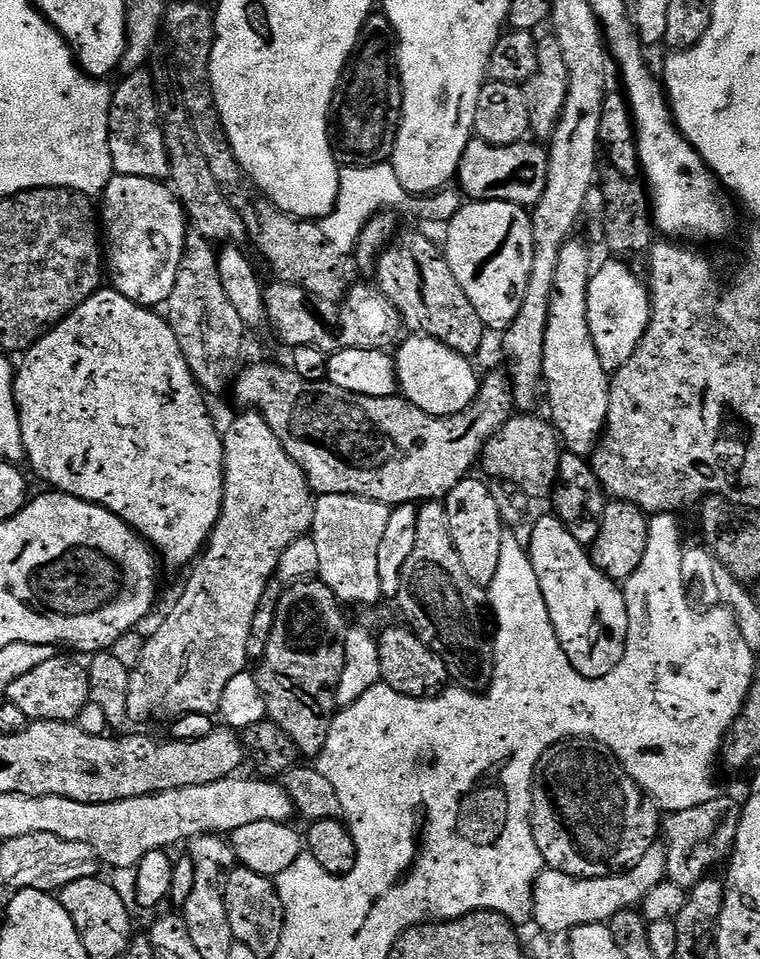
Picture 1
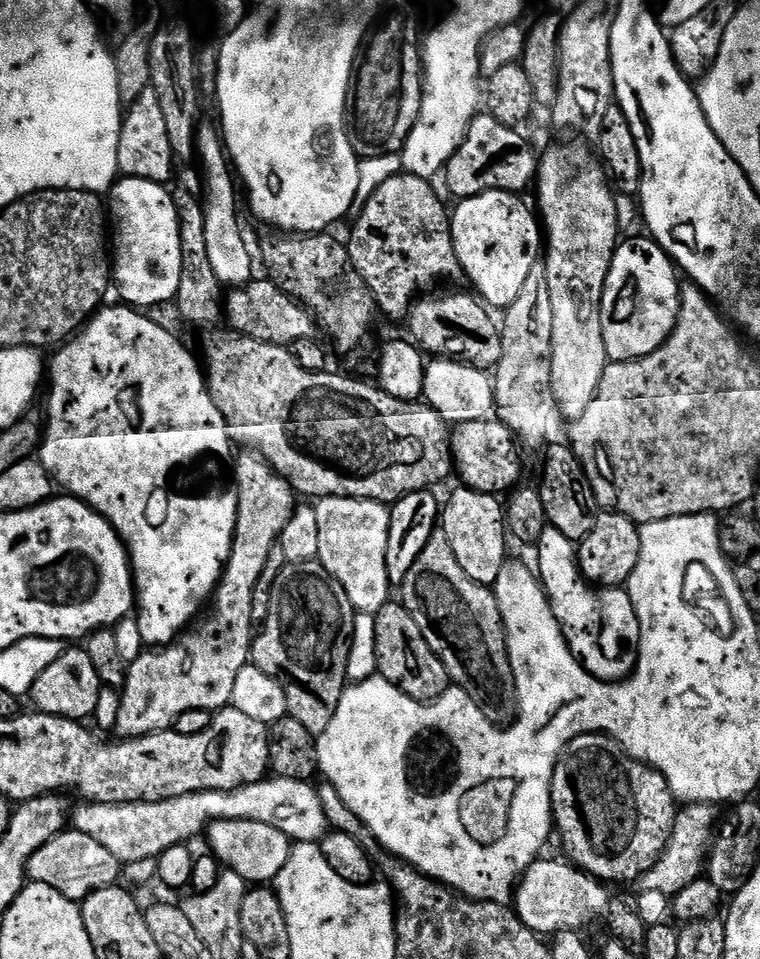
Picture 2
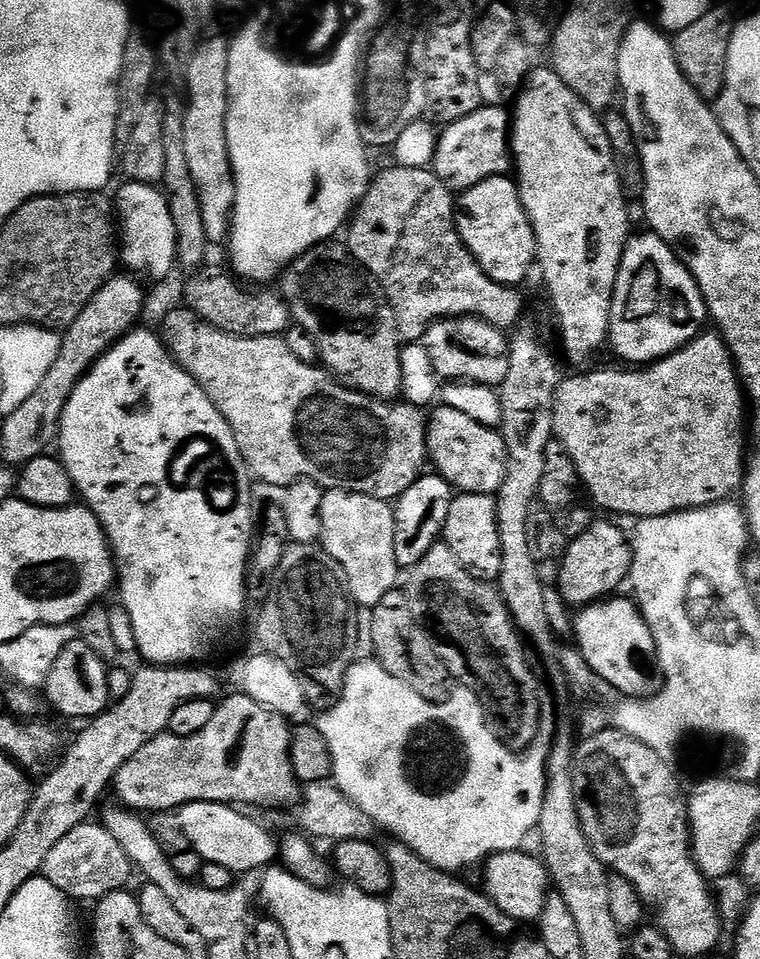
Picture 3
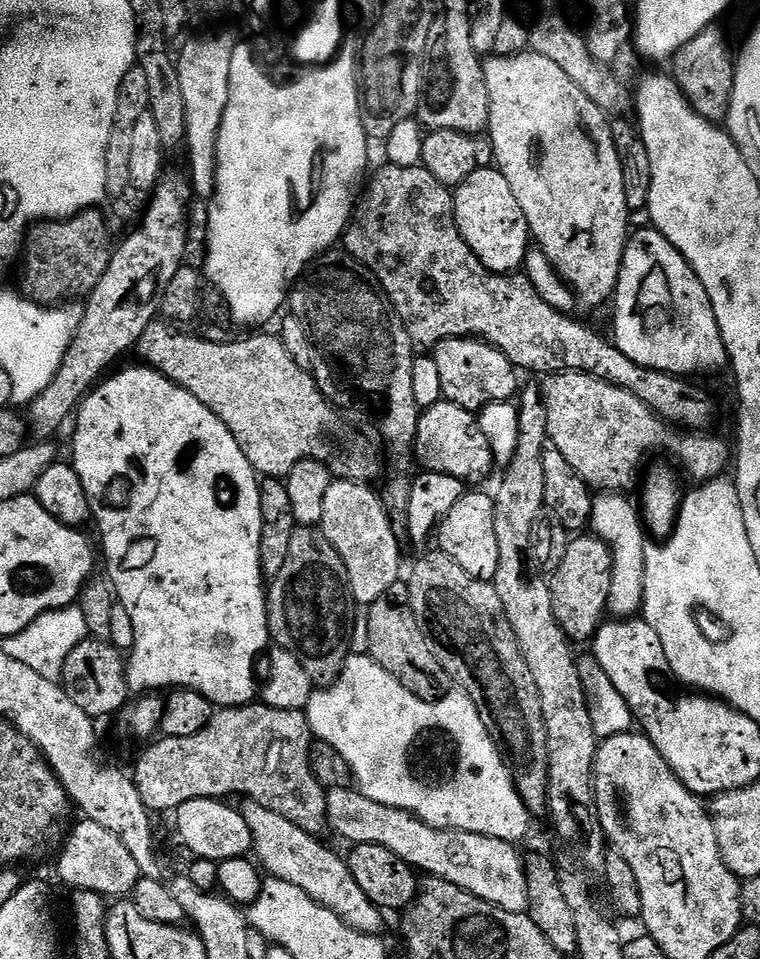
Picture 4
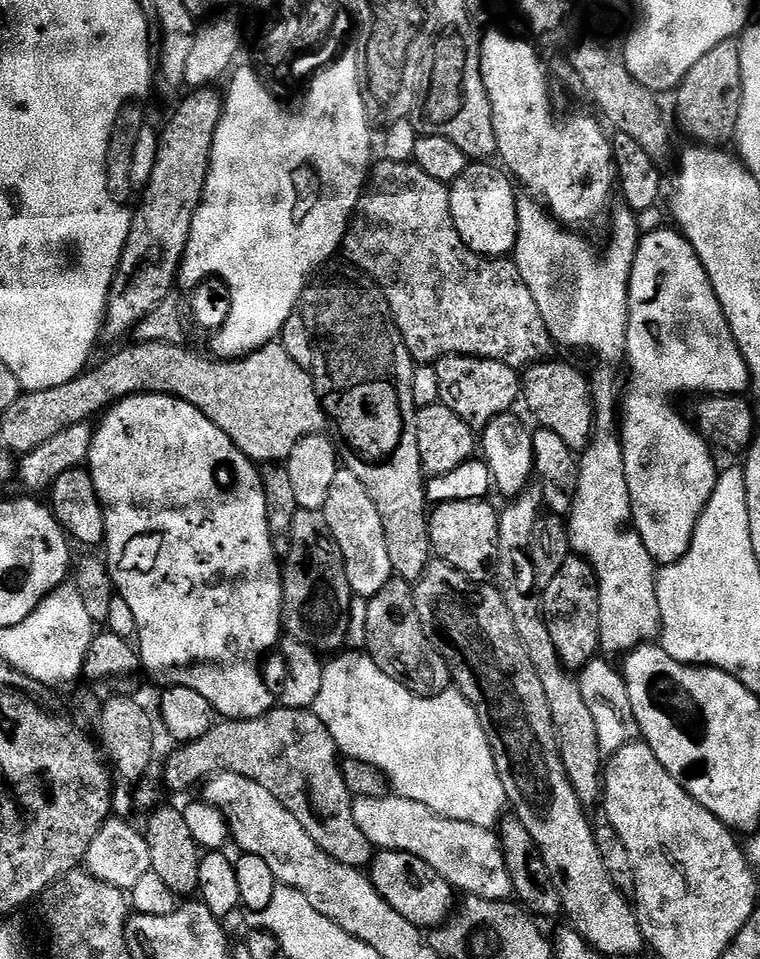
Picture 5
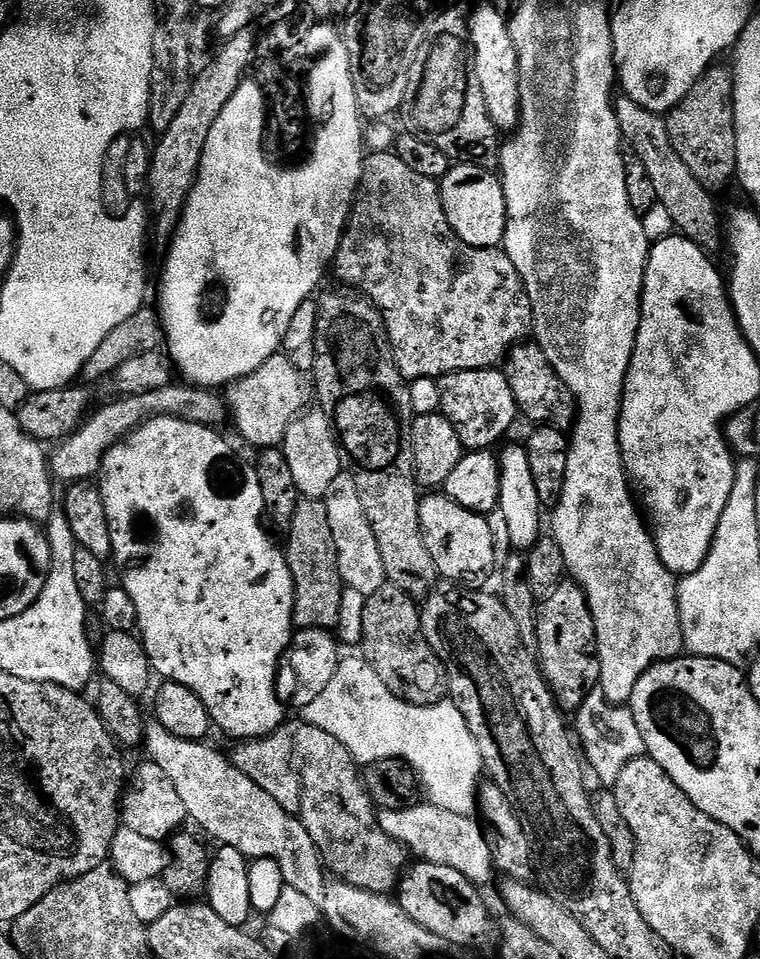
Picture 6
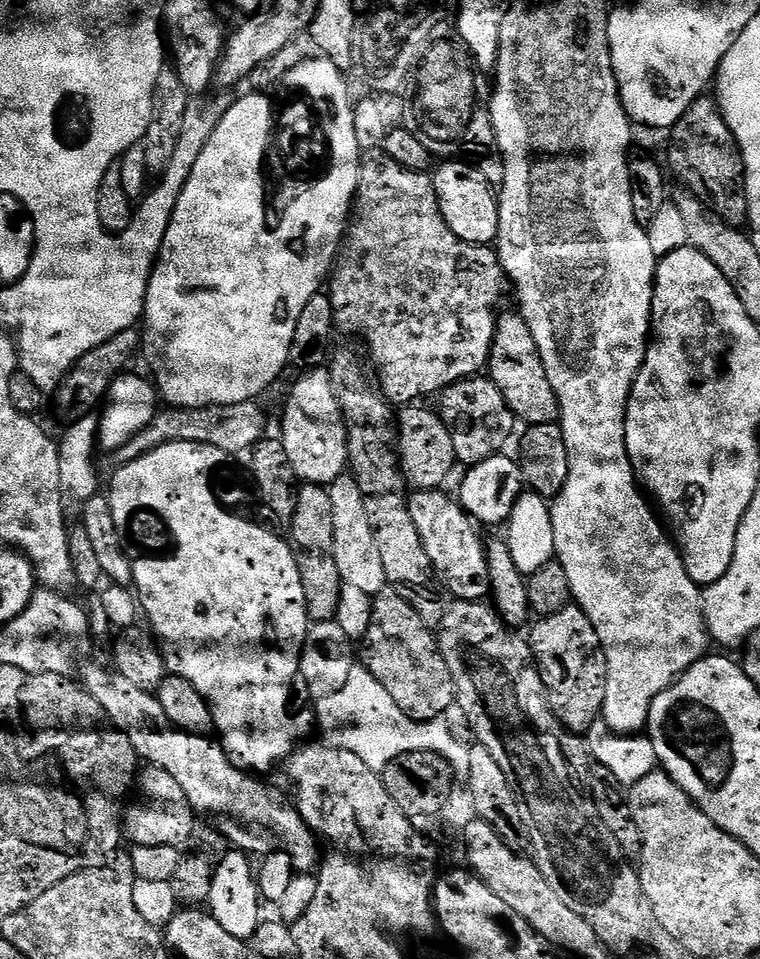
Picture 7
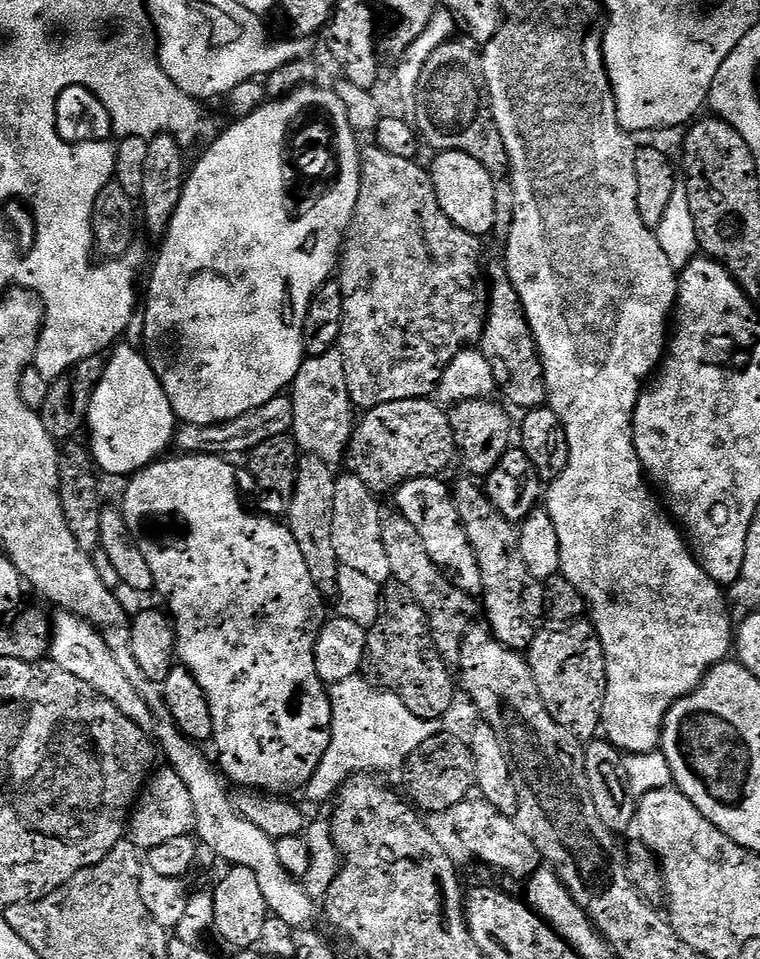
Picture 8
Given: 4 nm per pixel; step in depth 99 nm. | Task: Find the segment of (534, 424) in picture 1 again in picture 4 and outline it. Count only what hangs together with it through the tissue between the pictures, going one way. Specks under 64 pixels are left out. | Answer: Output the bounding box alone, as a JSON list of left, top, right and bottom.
[414,399,494,482]

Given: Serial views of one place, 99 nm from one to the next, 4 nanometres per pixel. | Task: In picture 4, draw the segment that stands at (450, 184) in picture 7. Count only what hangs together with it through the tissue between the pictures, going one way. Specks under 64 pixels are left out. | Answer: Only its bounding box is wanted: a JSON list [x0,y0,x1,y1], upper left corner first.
[454,168,530,274]

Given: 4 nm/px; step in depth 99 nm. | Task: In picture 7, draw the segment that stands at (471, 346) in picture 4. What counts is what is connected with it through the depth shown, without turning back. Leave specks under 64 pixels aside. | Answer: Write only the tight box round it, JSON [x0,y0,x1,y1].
[438,375,518,466]

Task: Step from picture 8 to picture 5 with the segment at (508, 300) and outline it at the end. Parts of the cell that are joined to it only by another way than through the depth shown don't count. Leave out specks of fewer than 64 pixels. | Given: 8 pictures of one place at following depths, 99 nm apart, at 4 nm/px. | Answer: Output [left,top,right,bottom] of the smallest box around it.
[522,358,596,450]

